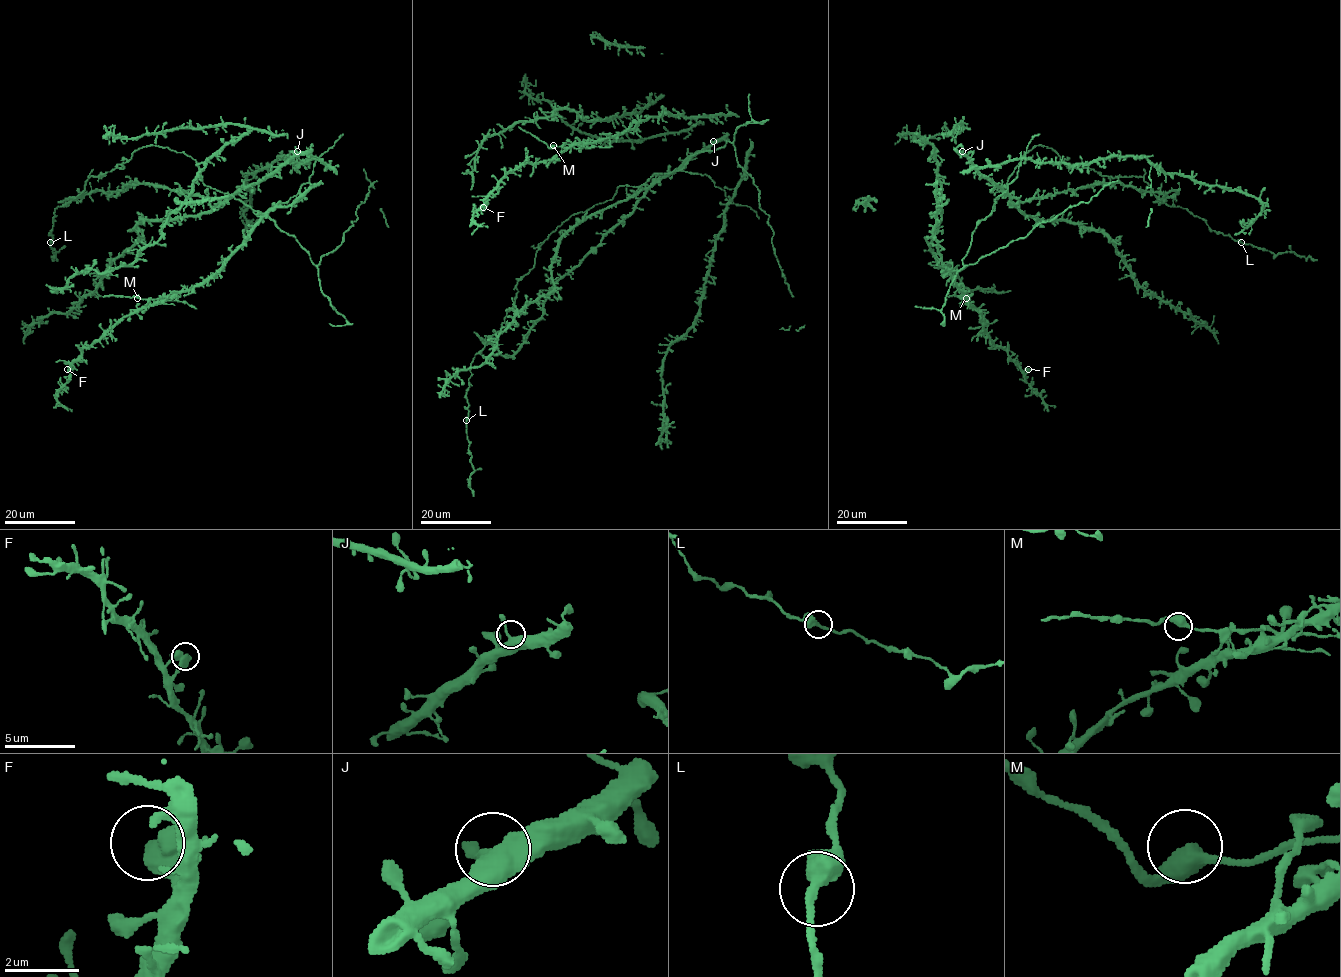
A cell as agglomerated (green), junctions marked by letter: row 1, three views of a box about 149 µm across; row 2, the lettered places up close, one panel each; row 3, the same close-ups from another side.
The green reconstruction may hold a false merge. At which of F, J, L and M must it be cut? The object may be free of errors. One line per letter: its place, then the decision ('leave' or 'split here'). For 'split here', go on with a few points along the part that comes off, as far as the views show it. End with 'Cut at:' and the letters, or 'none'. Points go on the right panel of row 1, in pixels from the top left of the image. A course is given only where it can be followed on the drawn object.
F: place (1028, 369); leave
J: place (962, 151); leave
L: place (1241, 242); leave
M: place (966, 298); leave
Cut at: none

